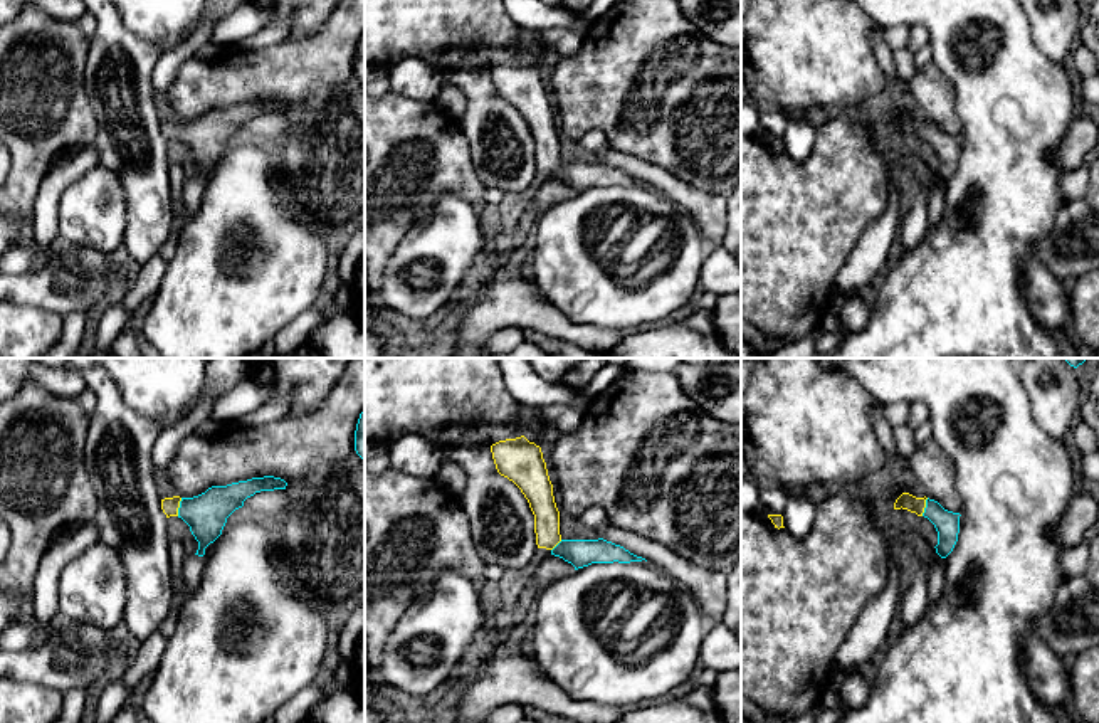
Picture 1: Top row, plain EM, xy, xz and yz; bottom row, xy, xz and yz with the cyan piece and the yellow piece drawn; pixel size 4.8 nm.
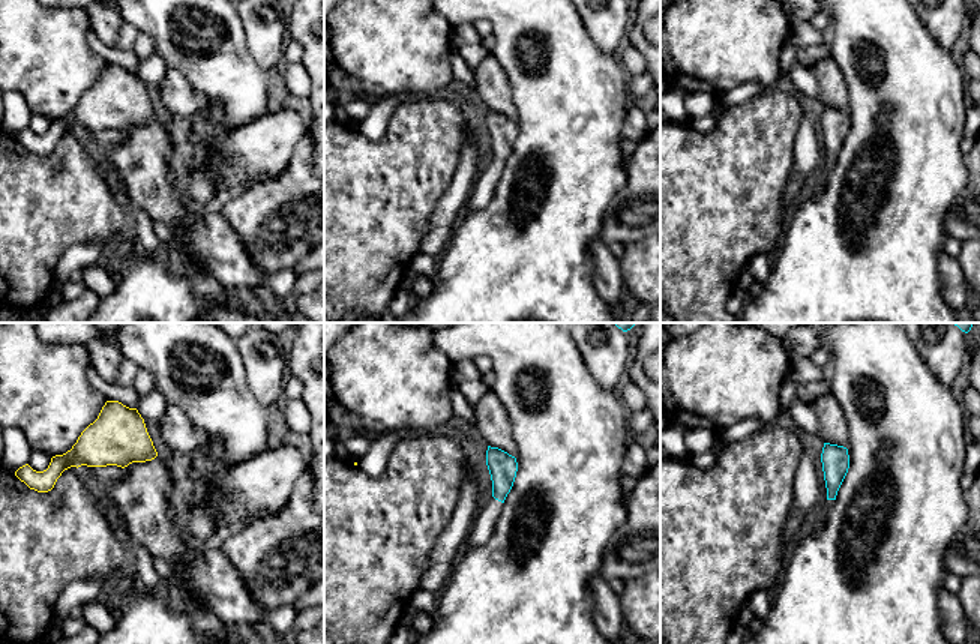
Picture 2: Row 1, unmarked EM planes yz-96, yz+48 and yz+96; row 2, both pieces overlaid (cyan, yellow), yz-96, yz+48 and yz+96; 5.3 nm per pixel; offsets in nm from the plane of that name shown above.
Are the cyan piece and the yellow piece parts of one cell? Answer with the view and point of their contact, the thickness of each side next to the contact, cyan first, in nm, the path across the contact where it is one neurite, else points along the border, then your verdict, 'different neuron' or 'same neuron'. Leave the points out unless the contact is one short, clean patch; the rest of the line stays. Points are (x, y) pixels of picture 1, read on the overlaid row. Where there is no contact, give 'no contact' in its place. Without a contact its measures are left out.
xy (180, 506) | 200/80 nm | across xy (207, 513), (180, 506), (170, 506) | same neuron

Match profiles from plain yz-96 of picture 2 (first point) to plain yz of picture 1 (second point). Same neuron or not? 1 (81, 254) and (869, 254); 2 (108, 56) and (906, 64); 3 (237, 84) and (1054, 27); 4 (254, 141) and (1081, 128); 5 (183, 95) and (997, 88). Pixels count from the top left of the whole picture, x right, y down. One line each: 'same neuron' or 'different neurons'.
1: same neuron
2: same neuron
3: different neurons
4: same neuron
5: different neurons

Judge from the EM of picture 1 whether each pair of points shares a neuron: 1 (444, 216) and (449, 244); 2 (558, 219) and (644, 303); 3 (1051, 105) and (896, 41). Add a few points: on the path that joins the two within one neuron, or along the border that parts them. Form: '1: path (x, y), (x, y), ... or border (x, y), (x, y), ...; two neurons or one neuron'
1: path (449, 222), (449, 237); one neuron
2: path (562, 246), (617, 303); one neuron
3: border (908, 26), (889, 26), (886, 29); two neurons

